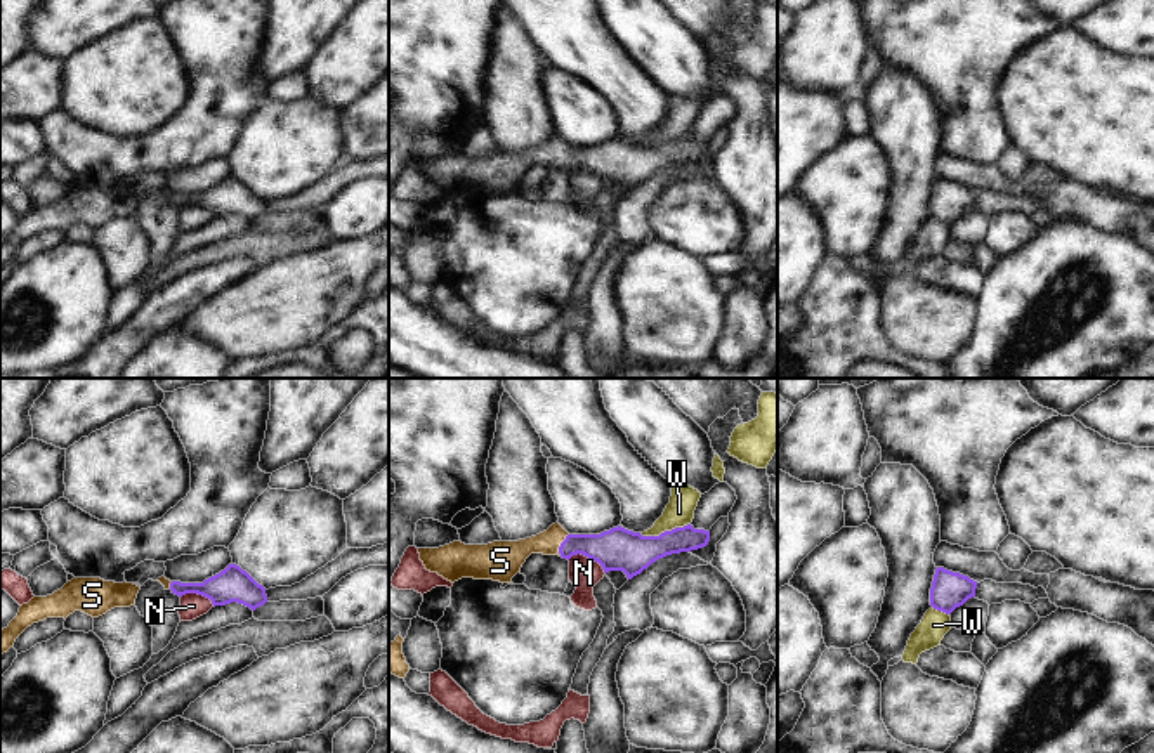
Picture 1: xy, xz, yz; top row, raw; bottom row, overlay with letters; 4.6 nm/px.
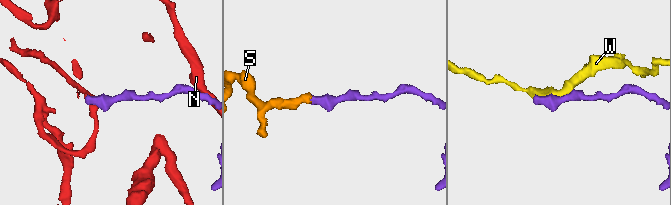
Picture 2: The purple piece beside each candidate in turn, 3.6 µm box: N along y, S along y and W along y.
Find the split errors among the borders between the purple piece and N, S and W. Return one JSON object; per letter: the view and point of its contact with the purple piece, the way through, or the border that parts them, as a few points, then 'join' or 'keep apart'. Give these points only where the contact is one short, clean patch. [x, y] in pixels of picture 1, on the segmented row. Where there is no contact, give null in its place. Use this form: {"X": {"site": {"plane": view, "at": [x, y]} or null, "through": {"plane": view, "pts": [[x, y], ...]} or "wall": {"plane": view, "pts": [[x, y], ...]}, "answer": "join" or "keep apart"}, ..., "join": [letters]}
{"N": {"site": {"plane": "xz", "at": [589, 557]}, "wall": {"plane": "xz", "pts": [[568, 559], [583, 554], [594, 559], [604, 573]]}, "answer": "keep apart"}, "S": {"site": {"plane": "xz", "at": [561, 545]}, "through": {"plane": "xz", "pts": [[615, 550], [592, 545], [561, 545], [528, 545], [509, 556]]}, "answer": "join"}, "W": {"site": {"plane": "xz", "at": [665, 531]}, "wall": {"plane": "xz", "pts": [[689, 523], [658, 535], [639, 533]]}, "answer": "keep apart"}, "join": ["S"]}

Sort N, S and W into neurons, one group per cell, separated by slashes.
N / S / W

